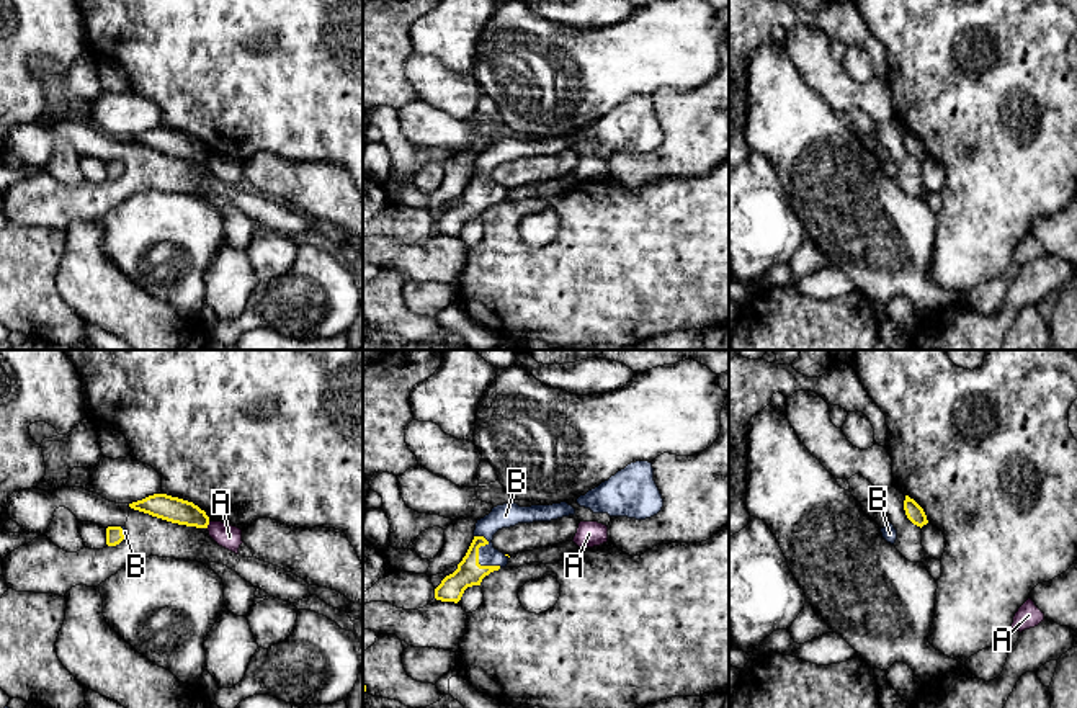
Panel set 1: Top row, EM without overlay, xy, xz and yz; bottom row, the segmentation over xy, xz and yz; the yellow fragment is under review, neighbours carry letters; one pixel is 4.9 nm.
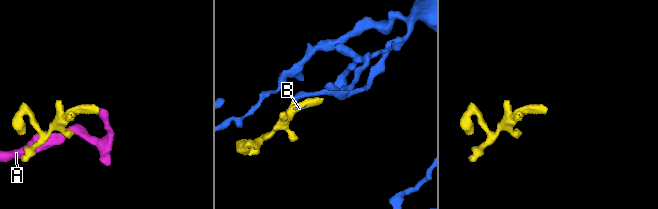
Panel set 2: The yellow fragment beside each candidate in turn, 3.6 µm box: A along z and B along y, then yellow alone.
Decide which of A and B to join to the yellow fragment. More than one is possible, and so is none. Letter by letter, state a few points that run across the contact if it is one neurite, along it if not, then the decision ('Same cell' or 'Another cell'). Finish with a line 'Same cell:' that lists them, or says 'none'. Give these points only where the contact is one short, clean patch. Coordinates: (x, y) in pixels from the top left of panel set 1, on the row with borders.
A: Another cell
B: Line: xz (469, 573), (478, 556), (487, 532), (505, 515). Same cell
Same cell: B

